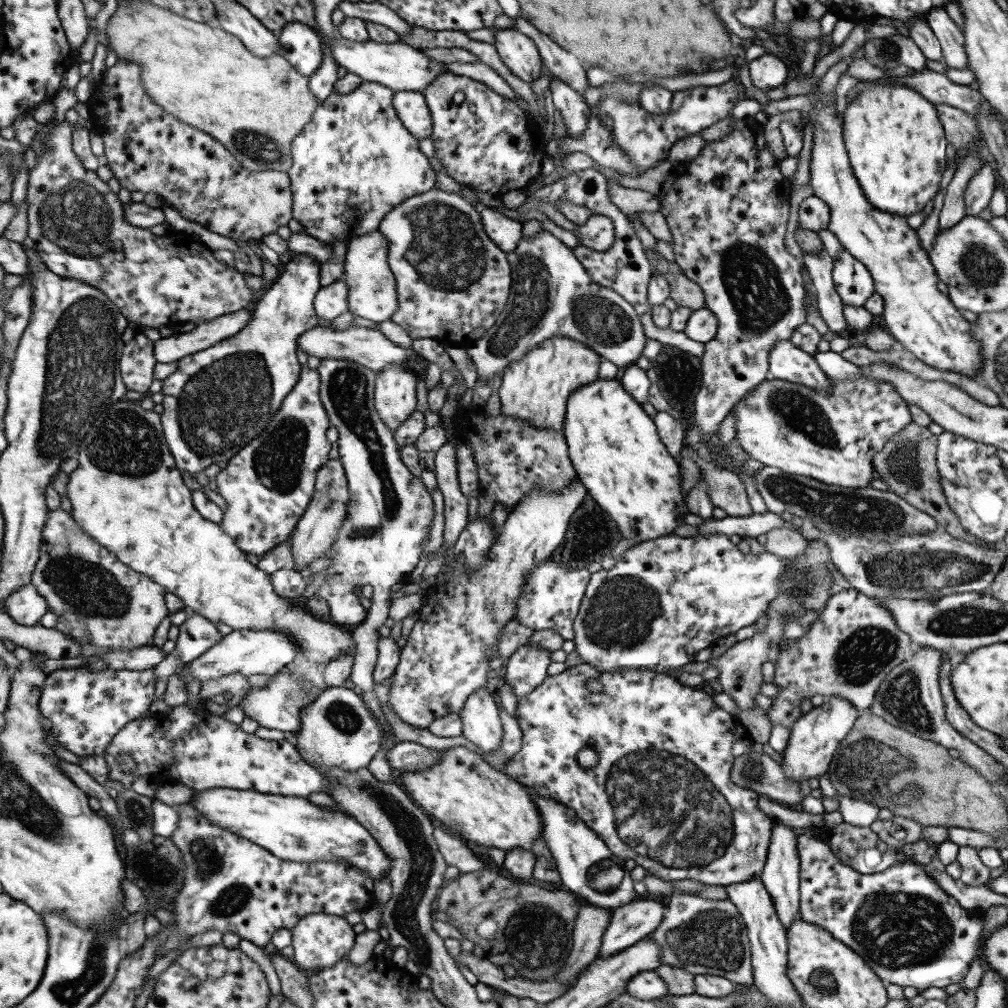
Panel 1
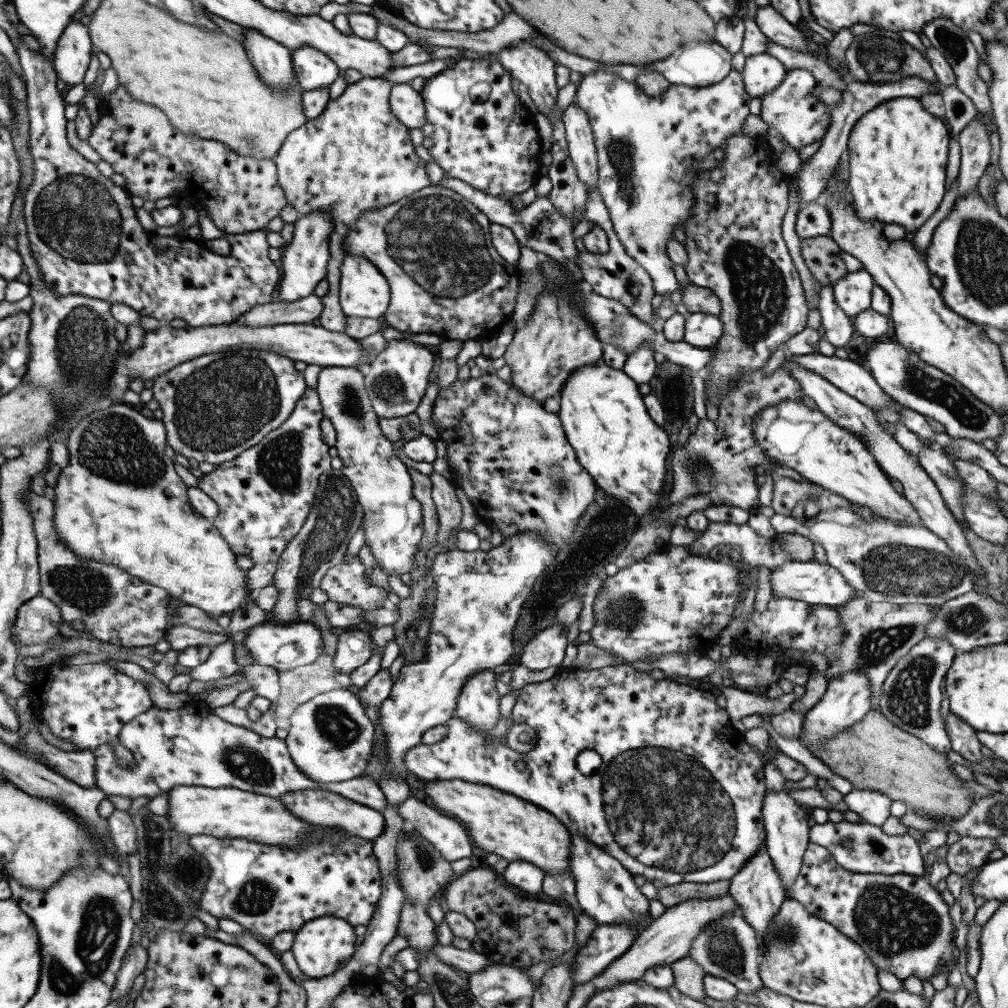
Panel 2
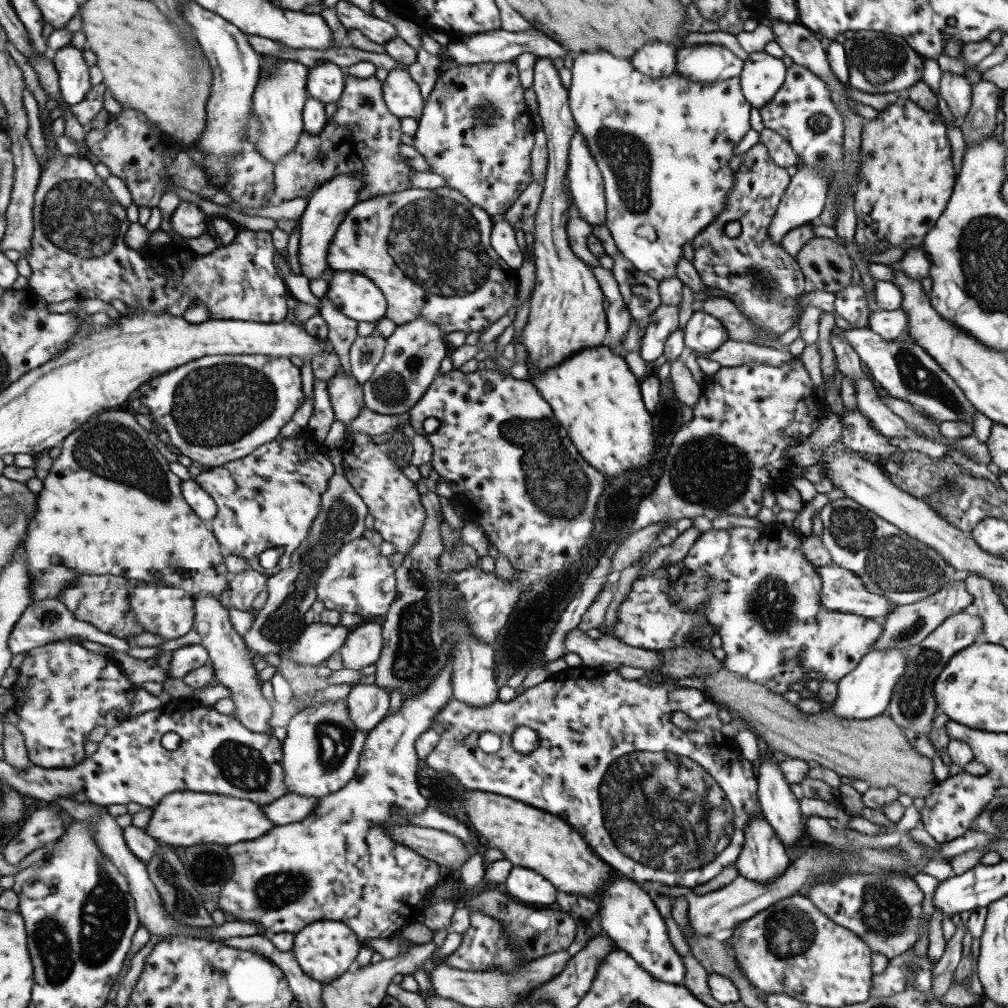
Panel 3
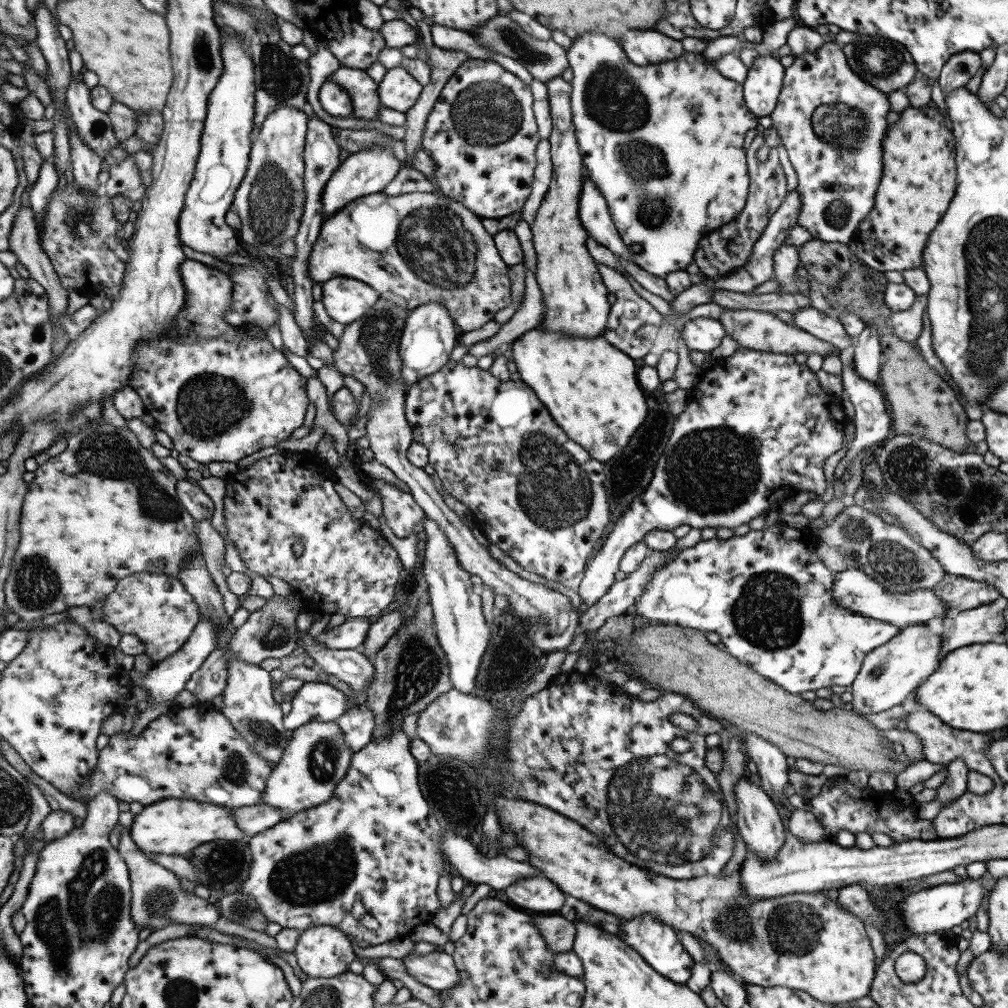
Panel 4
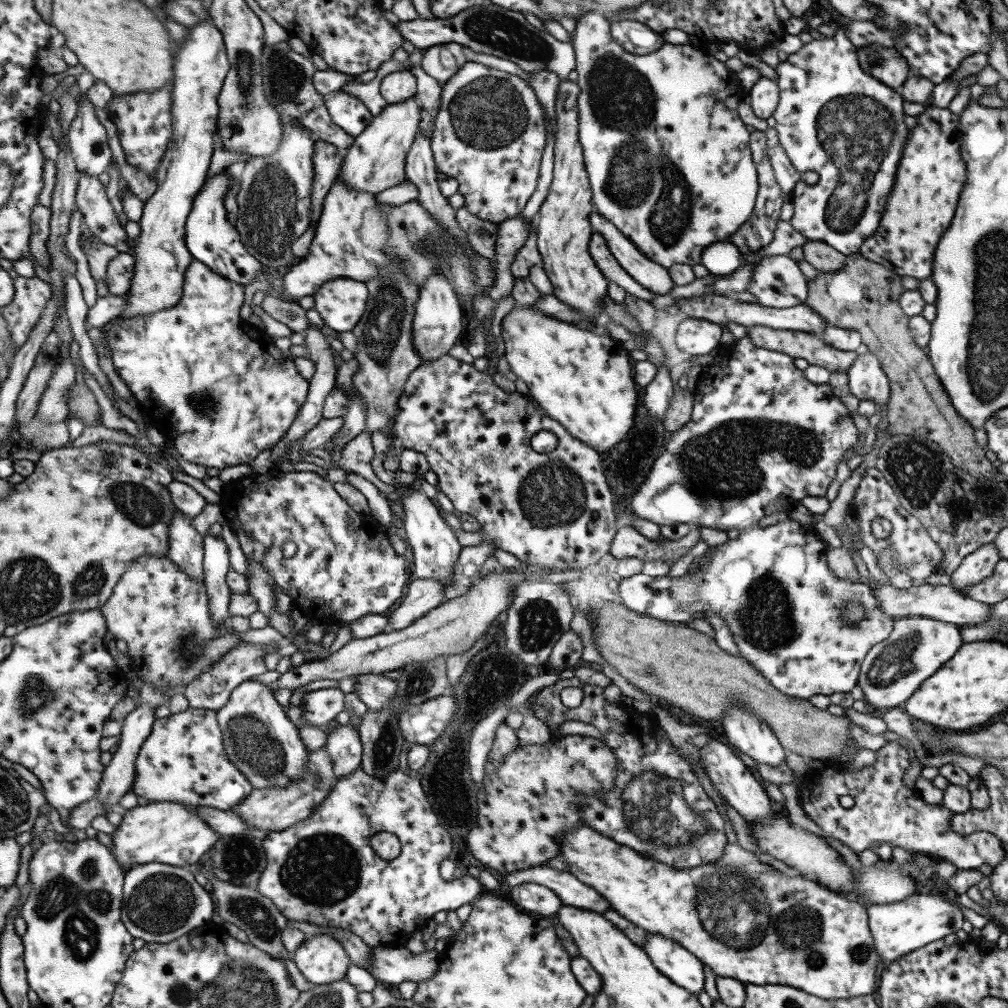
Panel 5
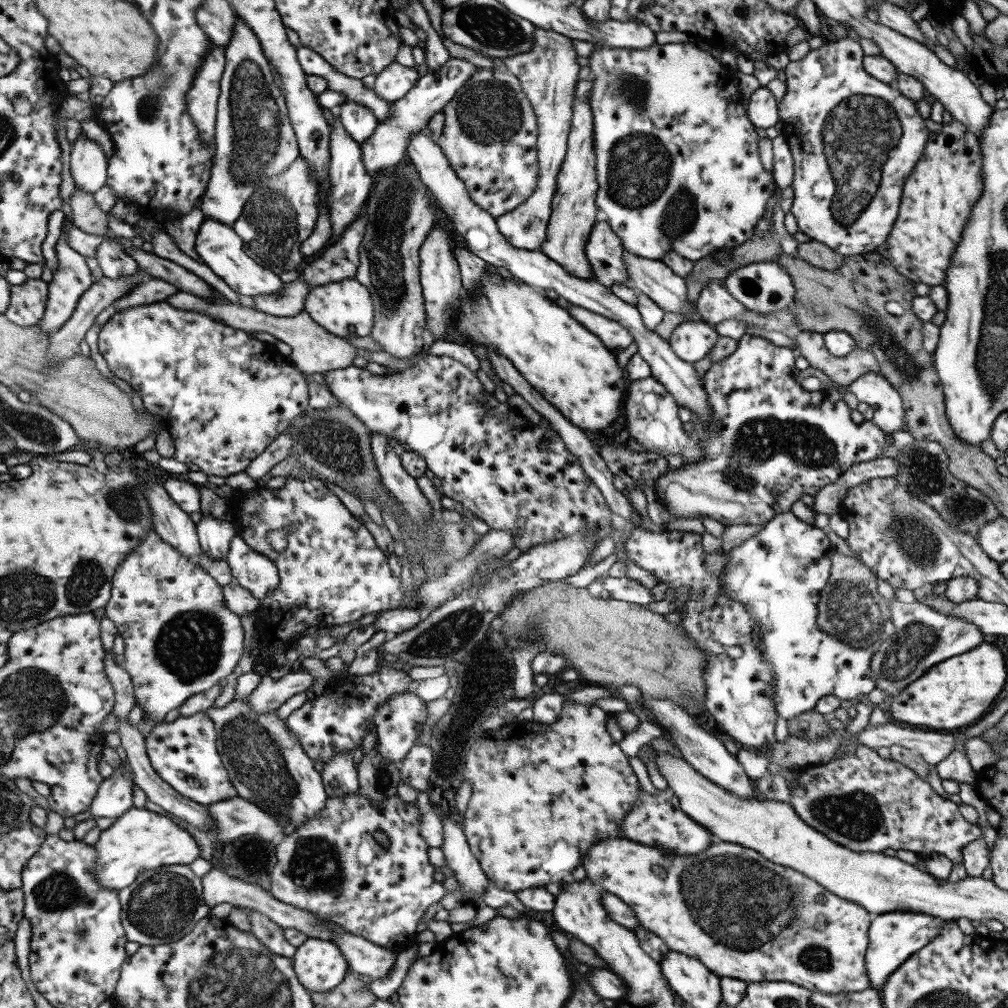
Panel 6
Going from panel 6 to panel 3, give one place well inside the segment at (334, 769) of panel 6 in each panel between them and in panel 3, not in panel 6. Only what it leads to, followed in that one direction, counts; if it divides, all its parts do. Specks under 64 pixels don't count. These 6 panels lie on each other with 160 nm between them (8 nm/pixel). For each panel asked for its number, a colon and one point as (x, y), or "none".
3: (366, 703)
4: (356, 723)
5: (343, 745)

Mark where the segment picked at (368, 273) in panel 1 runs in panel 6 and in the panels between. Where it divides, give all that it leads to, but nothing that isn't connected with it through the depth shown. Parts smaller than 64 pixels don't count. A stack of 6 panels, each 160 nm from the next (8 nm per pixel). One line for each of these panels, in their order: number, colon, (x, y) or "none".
2: (363, 292)
3: (356, 297)
4: (344, 299)
5: (340, 302)
6: (344, 309)

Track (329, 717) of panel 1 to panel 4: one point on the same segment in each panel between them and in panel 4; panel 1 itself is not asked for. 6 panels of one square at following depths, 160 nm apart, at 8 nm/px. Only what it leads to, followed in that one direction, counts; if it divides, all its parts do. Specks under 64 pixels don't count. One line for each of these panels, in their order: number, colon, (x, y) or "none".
2: (329, 739)
3: (320, 750)
4: (316, 757)

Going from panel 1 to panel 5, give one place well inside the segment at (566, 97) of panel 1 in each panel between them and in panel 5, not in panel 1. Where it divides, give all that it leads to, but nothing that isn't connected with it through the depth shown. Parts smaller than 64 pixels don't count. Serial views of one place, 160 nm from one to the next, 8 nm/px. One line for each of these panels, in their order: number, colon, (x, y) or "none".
2: (578, 134)
3: (584, 181)
4: (593, 214)
5: (652, 276)

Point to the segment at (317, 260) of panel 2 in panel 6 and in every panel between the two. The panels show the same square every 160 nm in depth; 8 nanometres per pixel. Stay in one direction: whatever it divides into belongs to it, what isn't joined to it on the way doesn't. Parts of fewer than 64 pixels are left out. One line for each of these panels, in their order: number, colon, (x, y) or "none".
3: (326, 206)
4: (362, 173)
5: (374, 161)
6: (387, 144)

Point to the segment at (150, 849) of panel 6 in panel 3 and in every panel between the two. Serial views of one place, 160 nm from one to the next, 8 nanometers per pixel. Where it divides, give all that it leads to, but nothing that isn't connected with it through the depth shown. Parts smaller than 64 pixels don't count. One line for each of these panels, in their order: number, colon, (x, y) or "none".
3: (181, 818)
4: (174, 827)
5: (165, 832)

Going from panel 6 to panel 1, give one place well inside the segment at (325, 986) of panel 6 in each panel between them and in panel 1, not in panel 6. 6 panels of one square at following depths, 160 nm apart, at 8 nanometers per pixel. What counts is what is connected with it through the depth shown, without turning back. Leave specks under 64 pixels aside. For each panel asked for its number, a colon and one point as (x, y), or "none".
1: (320, 940)
2: (322, 945)
3: (324, 949)
4: (324, 952)
5: (320, 958)

